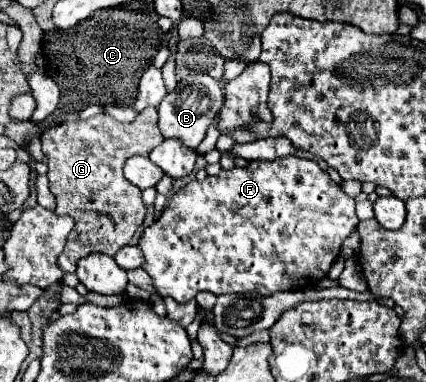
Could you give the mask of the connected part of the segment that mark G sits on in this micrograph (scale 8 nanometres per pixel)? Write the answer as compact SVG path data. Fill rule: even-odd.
M148 107L132 123L120 123L102 113L84 121L66 121L42 133L42 151L48 157L46 175L50 191L56 197L54 211L74 219L74 229L58 257L62 271L76 271L78 261L90 253L114 257L132 241L136 229L144 221L146 207L142 203L142 191L124 179L122 167L124 159L132 155L148 155L164 141L156 123L158 111Z

